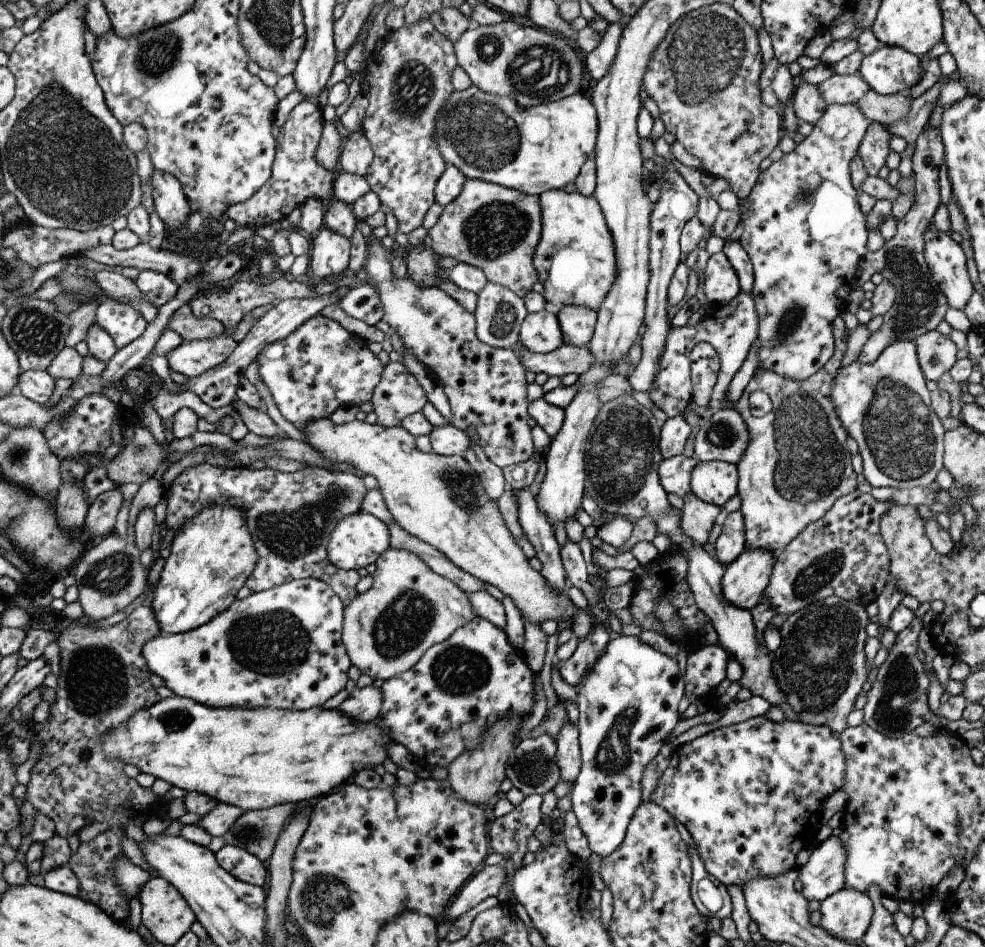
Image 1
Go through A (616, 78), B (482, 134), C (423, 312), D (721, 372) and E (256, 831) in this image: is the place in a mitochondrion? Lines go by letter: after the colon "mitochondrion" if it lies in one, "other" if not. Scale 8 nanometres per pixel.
A: other
B: mitochondrion
C: other
D: other
E: mitochondrion

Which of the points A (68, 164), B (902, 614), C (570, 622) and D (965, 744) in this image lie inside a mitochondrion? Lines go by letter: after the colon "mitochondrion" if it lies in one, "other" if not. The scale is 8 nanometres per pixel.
A: mitochondrion
B: other
C: other
D: other

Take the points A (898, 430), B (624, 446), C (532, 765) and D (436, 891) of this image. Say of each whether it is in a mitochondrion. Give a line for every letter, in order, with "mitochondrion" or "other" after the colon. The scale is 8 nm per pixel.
A: mitochondrion
B: mitochondrion
C: mitochondrion
D: other

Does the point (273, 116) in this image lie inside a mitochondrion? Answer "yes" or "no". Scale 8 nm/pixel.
no

